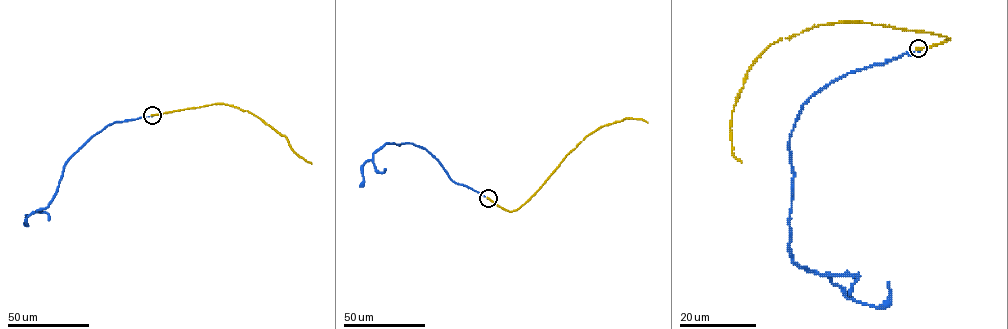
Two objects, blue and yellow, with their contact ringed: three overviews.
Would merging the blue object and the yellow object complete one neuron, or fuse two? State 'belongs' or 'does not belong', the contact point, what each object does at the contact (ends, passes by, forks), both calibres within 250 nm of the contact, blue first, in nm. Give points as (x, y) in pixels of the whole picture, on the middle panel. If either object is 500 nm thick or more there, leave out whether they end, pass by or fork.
does not belong | (488, 198) | blue ends | yellow ends | 200/280 nm

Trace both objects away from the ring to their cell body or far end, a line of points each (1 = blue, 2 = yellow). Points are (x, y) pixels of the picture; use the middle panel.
1: (488, 198), (455, 183), (437, 159), (425, 149), (411, 143), (386, 143), (380, 147), (362, 167), (363, 185)
2: (488, 198), (509, 211), (518, 209), (588, 135), (625, 118), (641, 119), (648, 122)

